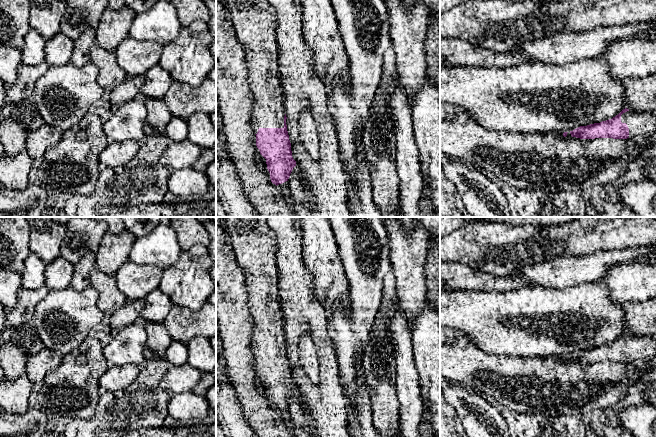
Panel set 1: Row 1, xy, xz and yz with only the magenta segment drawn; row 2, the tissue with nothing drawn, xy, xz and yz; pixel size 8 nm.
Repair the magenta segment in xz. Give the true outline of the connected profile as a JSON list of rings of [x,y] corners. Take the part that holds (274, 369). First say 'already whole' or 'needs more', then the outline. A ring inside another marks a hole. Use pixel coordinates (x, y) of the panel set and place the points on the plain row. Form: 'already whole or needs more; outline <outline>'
needs more; outline [[[226,217],[226,228],[236,261],[245,274],[250,314],[254,324],[252,349],[256,359],[256,370],[266,383],[271,406],[280,411],[292,435],[288,403],[296,390],[296,385],[292,381],[279,300],[278,269],[275,257],[277,239],[267,224],[267,217]]]

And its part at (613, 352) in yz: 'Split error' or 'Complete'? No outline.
Split error

